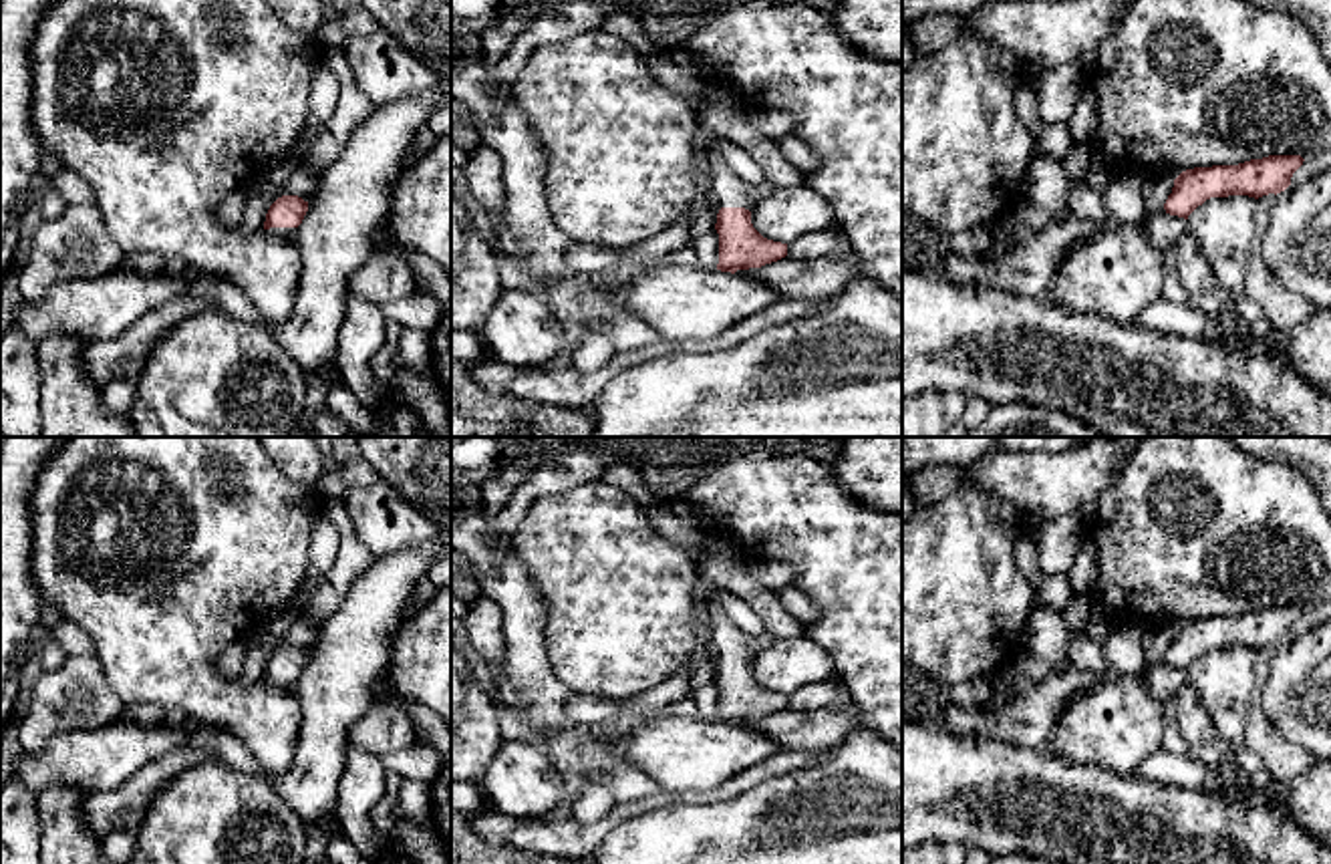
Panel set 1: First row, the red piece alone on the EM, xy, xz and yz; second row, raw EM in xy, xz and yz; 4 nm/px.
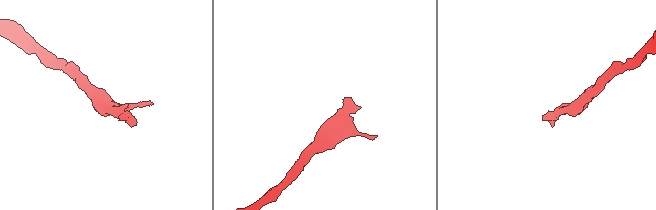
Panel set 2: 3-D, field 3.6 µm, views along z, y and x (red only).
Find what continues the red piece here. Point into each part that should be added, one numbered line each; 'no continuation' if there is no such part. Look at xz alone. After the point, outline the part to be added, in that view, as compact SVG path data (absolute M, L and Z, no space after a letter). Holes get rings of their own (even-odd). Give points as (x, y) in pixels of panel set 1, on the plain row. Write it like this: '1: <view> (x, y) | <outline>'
1: xz (729, 641) | M701 582L699 588L705 594L707 612L713 630L711 649L715 651L717 659L745 659L753 663L755 659L755 636L743 632L735 626L729 616L723 612L721 604L715 598L719 588Z

